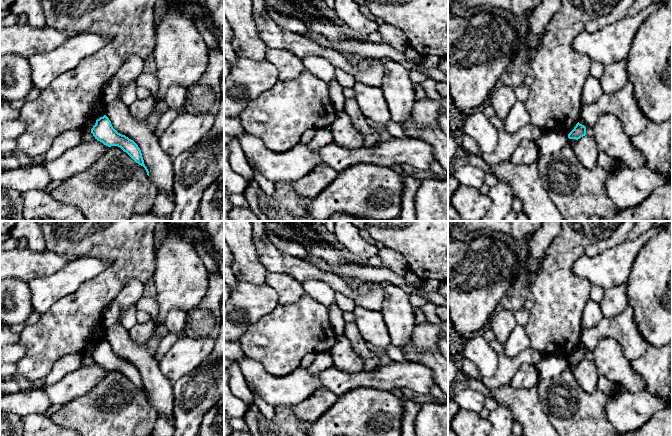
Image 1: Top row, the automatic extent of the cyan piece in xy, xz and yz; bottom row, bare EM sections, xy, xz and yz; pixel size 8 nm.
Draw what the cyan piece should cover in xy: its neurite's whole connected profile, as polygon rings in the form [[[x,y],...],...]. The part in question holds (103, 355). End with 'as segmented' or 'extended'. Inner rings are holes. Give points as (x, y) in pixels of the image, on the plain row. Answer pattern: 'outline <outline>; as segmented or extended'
outline [[[104,339],[96,344],[95,349],[91,353],[91,357],[98,365],[104,369],[118,370],[126,376],[136,387],[143,390],[149,400],[149,395],[144,388],[142,377],[138,369],[125,359],[118,357],[112,350],[109,342]]]; as segmented

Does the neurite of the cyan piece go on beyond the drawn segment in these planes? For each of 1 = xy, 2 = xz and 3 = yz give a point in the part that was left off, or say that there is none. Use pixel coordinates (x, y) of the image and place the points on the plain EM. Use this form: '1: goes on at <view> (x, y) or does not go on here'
1: does not go on here
2: does not go on here
3: does not go on here

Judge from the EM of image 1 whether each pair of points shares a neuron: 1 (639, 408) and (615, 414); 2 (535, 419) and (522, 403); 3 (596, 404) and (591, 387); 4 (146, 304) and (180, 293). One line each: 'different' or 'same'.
1: same
2: same
3: different
4: different

